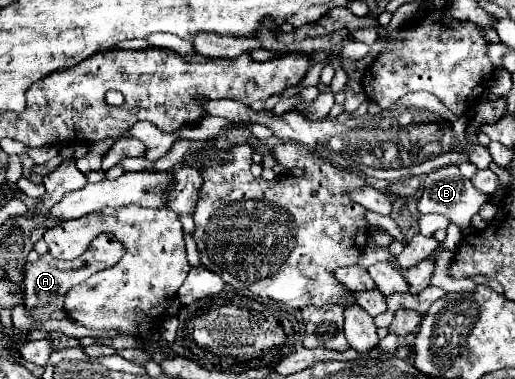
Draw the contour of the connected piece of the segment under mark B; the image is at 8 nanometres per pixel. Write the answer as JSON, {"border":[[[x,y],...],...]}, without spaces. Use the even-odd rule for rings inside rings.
{"border":[[[445,166],[439,168],[431,174],[425,176],[423,180],[423,194],[421,200],[417,204],[417,210],[421,214],[443,214],[449,218],[451,224],[459,226],[459,228],[469,228],[471,226],[471,218],[481,210],[483,204],[489,202],[489,196],[479,192],[471,180],[463,178],[457,166]]]}

